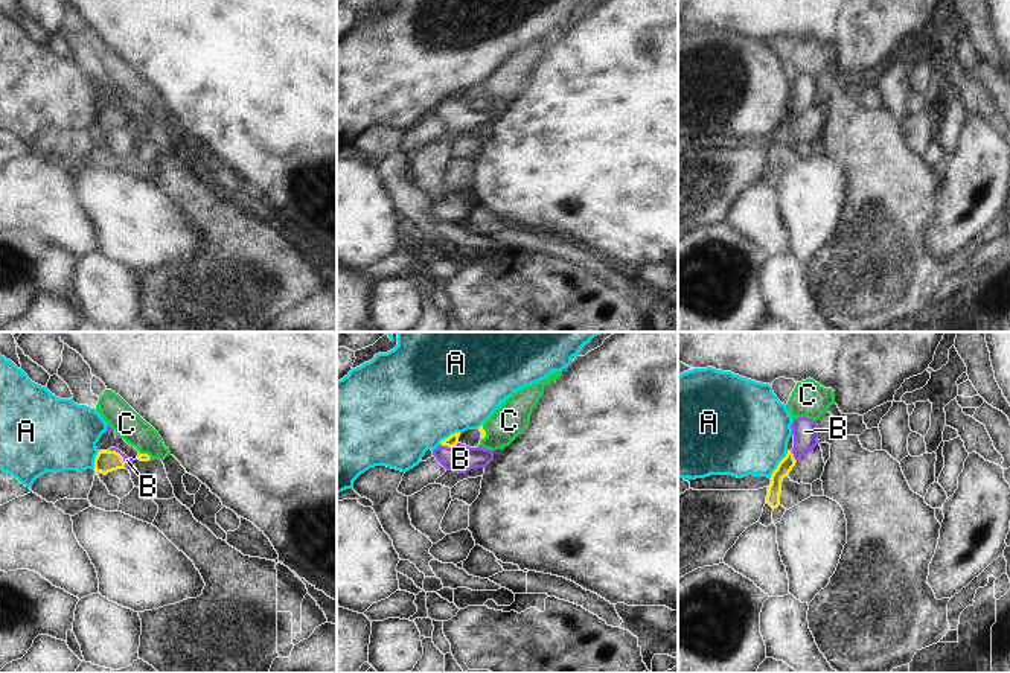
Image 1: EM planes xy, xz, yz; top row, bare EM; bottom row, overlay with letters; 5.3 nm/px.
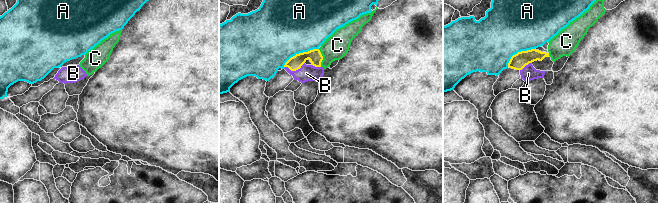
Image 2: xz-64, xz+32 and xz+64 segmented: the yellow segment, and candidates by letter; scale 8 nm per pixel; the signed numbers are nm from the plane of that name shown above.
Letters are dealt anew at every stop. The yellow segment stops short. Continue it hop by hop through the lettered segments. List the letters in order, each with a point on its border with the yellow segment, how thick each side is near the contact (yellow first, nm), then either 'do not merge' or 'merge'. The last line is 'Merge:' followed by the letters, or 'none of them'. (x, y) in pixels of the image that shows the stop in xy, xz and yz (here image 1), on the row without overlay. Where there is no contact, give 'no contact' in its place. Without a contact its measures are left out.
A: meets yellow in yz at (779, 124); 80 nm thick on the yellow side, 460 nm on the other; do not merge
B: meets yellow in xz at (448, 105); 60 nm thick on the yellow side, 150 nm on the other; merge
C: meets yellow in xz at (485, 92); 30 nm thick on the yellow side, 180 nm on the other; do not merge
Merge: B

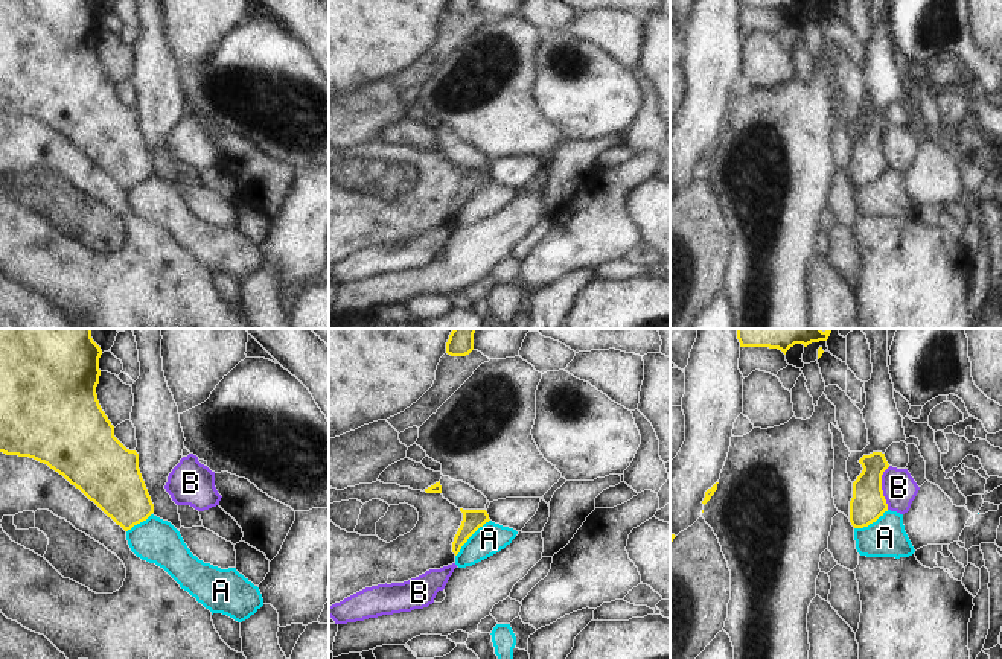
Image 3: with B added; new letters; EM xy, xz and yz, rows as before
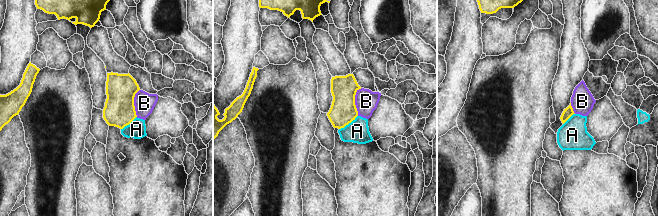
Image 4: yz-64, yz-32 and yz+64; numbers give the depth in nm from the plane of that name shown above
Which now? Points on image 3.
A: meets yellow in xz at (469, 195); 110 nm thick on the yellow side, 160 nm on the other; do not merge
B: meets yellow in yz at (880, 146); 180 nm thick on the yellow side, 180 nm on the other; do not merge
Merge: none of them

